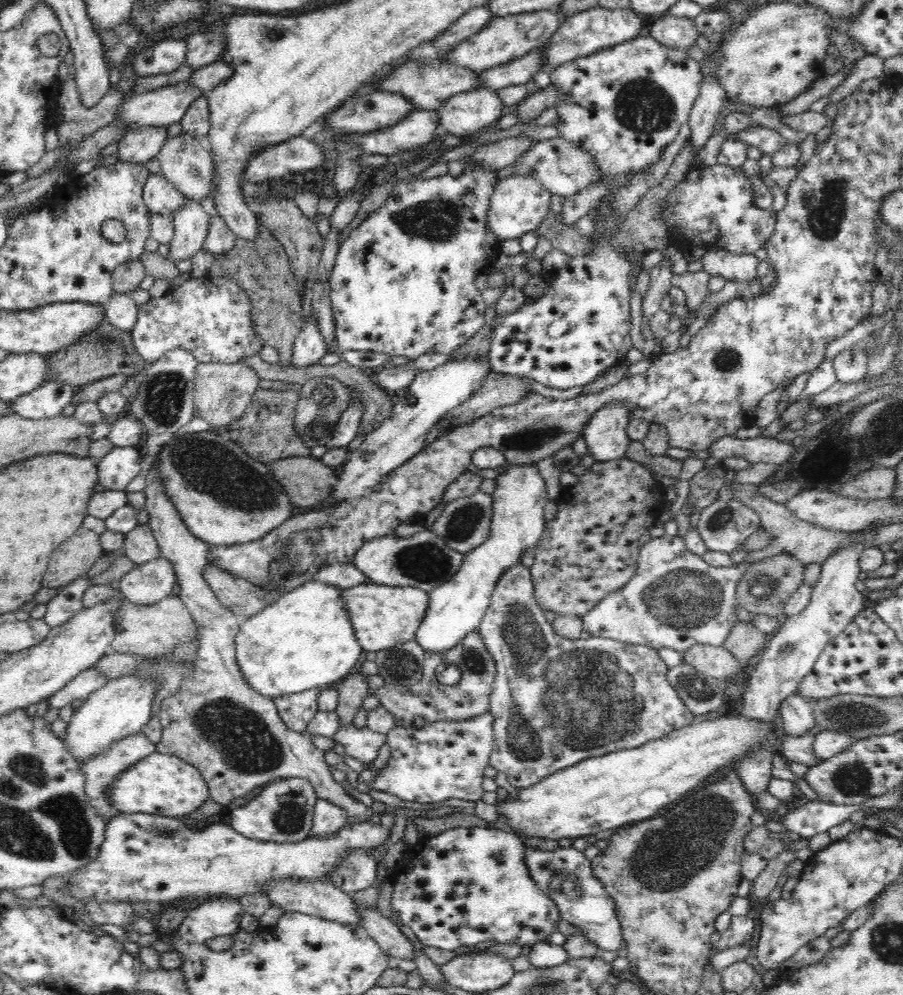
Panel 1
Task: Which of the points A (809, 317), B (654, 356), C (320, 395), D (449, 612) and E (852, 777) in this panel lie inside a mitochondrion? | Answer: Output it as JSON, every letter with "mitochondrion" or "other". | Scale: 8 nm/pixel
{"A":"other","B":"other","C":"mitochondrion","D":"other","E":"mitochondrion"}

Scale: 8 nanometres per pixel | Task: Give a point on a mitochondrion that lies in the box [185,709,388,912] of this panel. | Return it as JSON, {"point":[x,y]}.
{"point":[288,817]}

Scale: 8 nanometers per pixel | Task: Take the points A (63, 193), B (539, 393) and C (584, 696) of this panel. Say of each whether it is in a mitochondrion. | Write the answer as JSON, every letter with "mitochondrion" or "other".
{"A":"other","B":"other","C":"mitochondrion"}

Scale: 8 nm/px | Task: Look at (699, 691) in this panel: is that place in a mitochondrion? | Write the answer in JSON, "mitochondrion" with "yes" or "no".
{"mitochondrion":"yes"}

